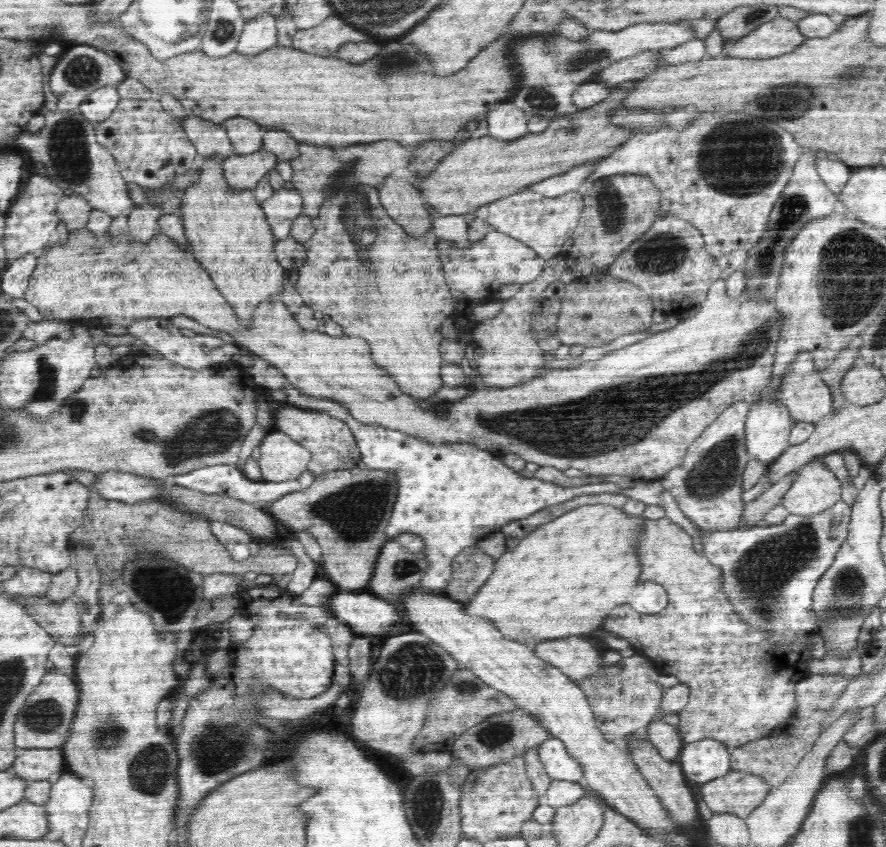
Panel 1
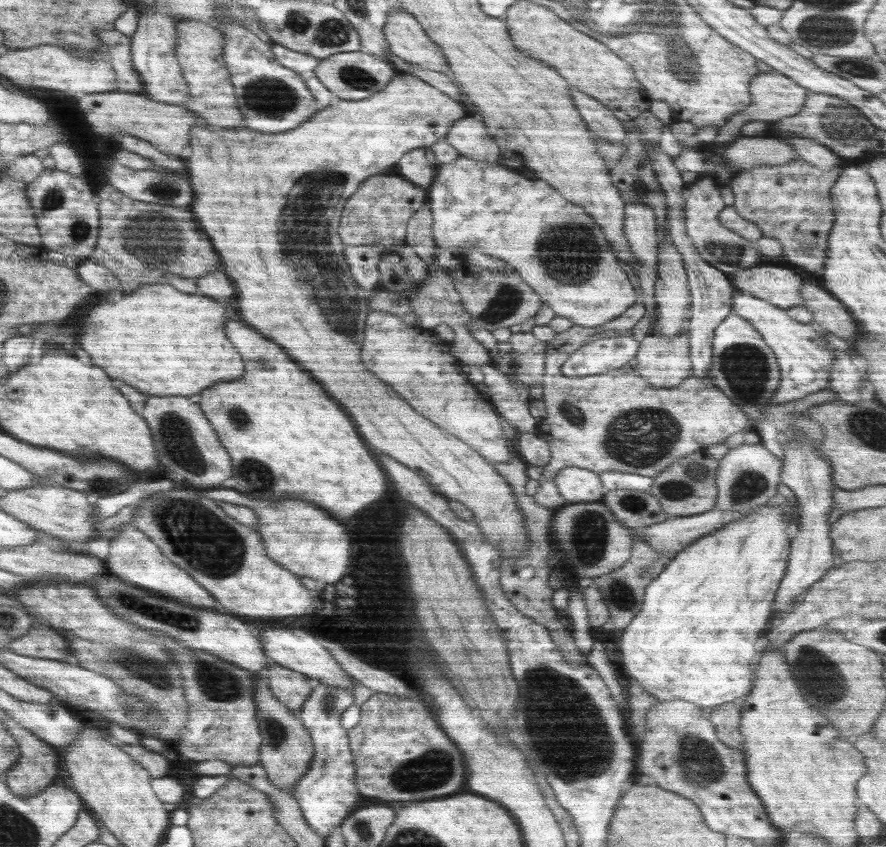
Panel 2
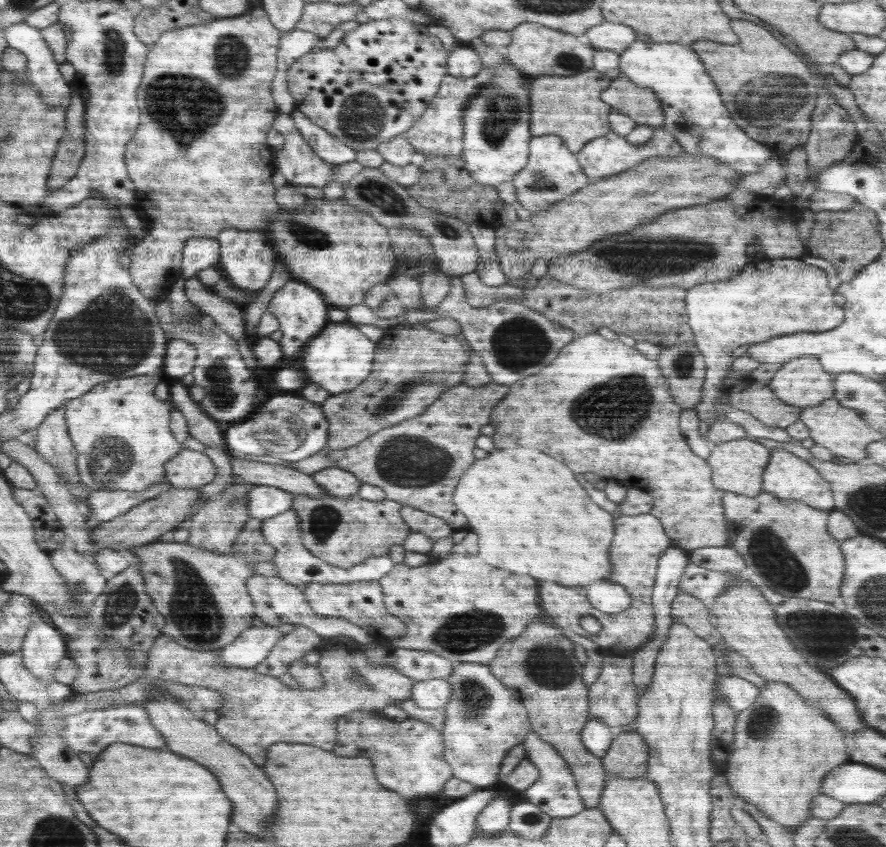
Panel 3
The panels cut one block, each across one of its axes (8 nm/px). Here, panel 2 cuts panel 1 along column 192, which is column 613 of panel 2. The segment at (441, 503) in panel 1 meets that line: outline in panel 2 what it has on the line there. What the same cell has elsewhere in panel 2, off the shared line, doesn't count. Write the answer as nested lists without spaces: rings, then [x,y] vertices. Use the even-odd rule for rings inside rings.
[[[633,336],[600,338],[582,345],[570,355],[561,368],[569,377],[600,374],[608,370],[621,369],[638,352],[639,342]]]

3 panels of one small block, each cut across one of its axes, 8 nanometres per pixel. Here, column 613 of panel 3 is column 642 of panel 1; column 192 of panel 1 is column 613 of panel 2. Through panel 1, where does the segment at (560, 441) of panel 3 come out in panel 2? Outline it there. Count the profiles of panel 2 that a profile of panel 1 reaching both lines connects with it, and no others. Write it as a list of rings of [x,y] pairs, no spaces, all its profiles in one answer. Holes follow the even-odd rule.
[[[460,155],[456,161],[441,164],[428,190],[427,205],[433,223],[432,234],[437,250],[450,249],[461,252],[466,249],[480,250],[512,265],[523,282],[540,296],[556,315],[568,318],[580,327],[598,327],[618,318],[629,306],[640,302],[622,270],[602,229],[586,214],[581,206],[566,202],[558,190],[542,180],[528,180],[490,161],[472,160]]]

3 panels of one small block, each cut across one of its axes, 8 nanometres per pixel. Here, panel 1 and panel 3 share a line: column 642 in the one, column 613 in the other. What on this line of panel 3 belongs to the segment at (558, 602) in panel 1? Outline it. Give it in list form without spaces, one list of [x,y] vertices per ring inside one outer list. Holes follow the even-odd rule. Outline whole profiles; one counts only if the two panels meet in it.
[[[518,448],[518,450],[512,450],[512,452],[510,450],[491,450],[484,460],[475,459],[469,469],[459,478],[452,500],[456,508],[467,518],[468,529],[479,536],[478,550],[481,558],[493,567],[519,575],[530,574],[532,578],[538,580],[552,580],[552,582],[558,582],[562,586],[588,586],[590,582],[604,580],[610,574],[608,548],[612,546],[615,518],[608,511],[592,502],[590,496],[586,494],[586,490],[576,482],[574,474],[564,464],[556,462],[554,458],[550,458],[550,456],[546,456],[538,450],[532,450],[532,448]]]

